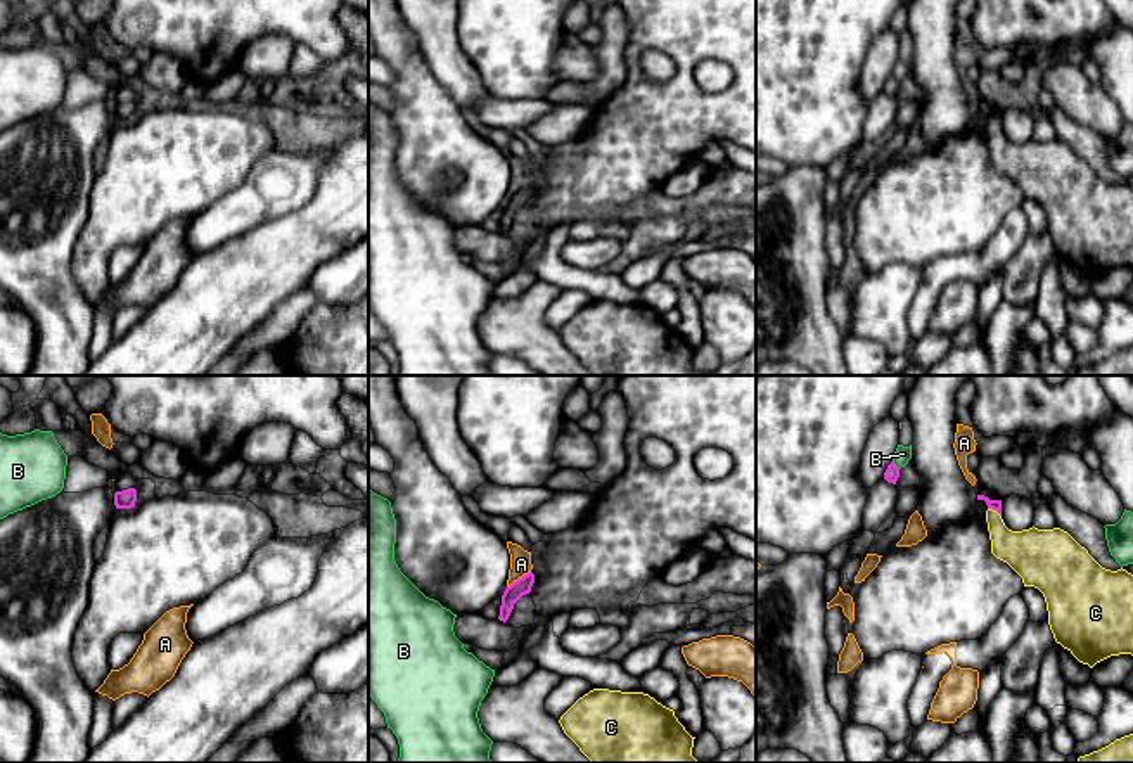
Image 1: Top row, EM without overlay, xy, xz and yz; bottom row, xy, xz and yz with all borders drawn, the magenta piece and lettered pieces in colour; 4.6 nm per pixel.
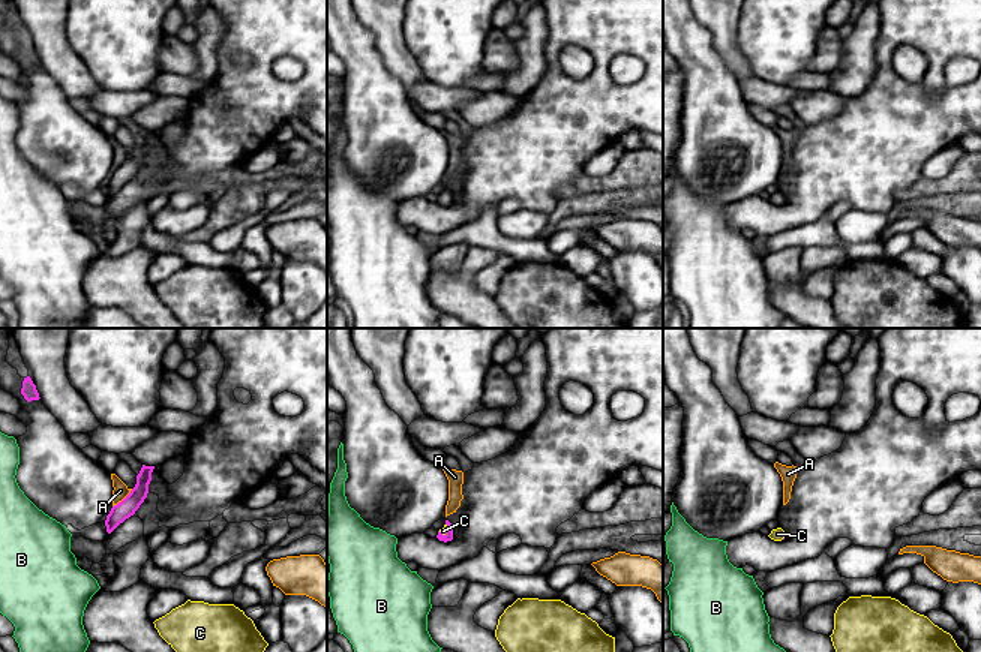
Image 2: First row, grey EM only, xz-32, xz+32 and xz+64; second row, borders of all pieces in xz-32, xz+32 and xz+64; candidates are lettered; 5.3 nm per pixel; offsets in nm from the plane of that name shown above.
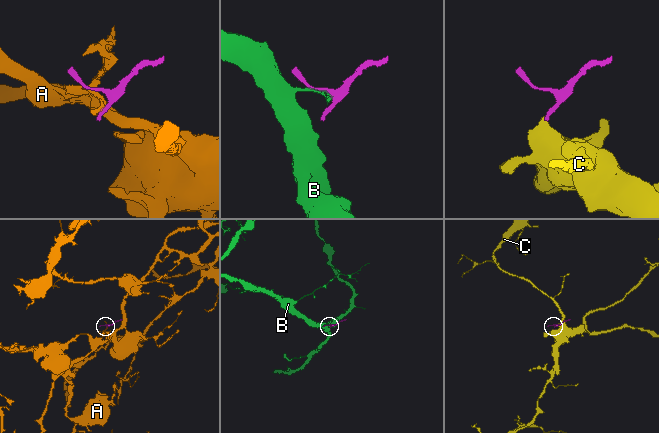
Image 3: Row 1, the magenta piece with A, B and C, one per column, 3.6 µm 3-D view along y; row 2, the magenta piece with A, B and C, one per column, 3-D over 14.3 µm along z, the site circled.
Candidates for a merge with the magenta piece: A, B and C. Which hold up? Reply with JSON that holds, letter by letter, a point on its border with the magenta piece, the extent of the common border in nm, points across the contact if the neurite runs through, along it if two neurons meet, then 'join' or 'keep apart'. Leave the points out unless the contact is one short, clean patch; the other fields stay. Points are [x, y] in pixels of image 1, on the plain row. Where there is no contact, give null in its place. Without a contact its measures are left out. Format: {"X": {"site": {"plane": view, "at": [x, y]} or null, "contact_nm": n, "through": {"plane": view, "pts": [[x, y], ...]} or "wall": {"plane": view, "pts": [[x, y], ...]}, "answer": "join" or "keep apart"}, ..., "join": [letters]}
{"A": {"site": {"plane": "xz", "at": [519, 191]}, "contact_nm": 130, "wall": {"plane": "xz", "pts": [[530, 184], [507, 199]]}, "answer": "keep apart"}, "B": {"site": {"plane": "yz", "at": [895, 78]}, "contact_nm": 50, "wall": {"plane": "yz", "pts": [[891, 75], [898, 82]]}, "answer": "keep apart"}, "C": {"site": {"plane": "yz", "at": [995, 121]}, "contact_nm": 80, "through": {"plane": "yz", "pts": [[992, 116], [995, 121], [995, 137], [1030, 163]]}, "answer": "join"}, "join": ["C"]}

